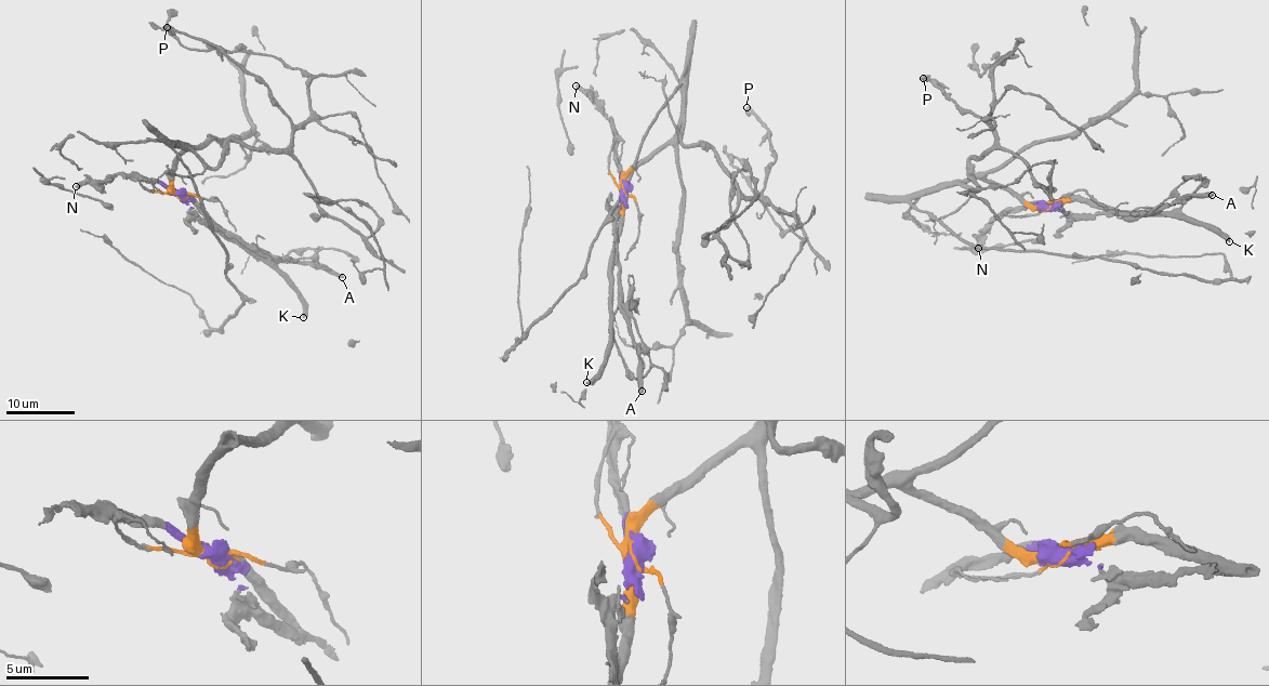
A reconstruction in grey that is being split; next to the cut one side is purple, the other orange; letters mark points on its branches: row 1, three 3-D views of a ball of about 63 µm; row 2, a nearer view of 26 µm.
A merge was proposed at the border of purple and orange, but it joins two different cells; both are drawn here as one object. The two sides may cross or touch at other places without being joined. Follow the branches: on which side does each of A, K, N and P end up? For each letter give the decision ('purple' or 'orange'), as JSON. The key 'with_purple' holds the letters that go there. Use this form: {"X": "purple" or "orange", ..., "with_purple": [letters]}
{"A": "purple", "K": "orange", "N": "purple", "P": "orange", "with_purple": ["A", "N"]}

